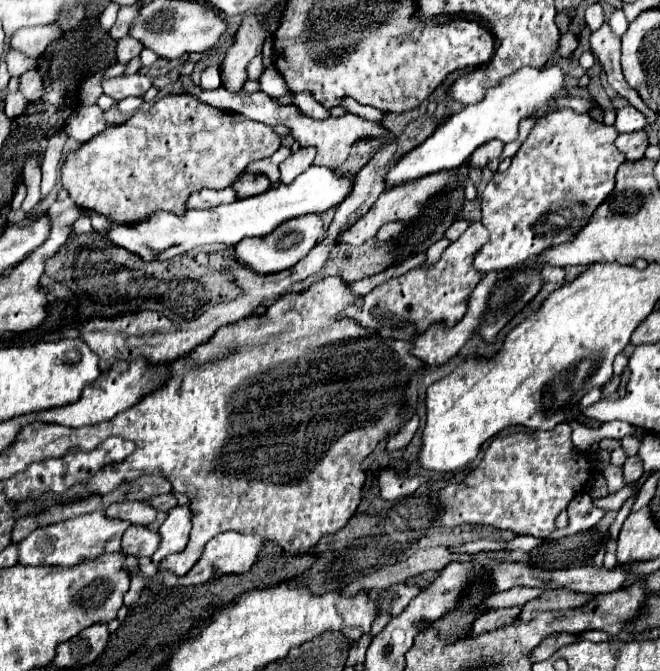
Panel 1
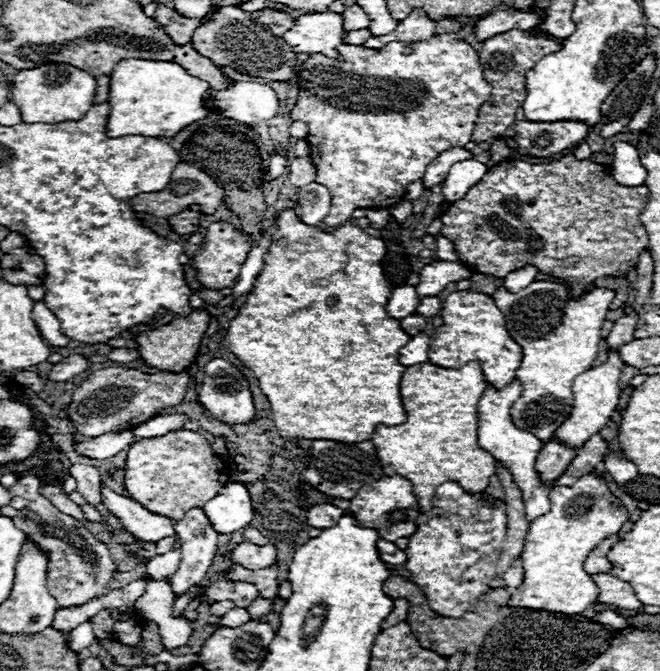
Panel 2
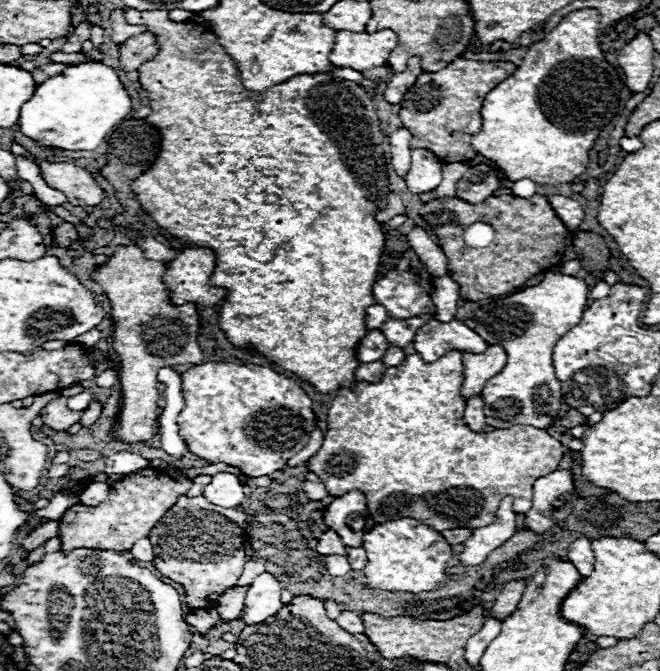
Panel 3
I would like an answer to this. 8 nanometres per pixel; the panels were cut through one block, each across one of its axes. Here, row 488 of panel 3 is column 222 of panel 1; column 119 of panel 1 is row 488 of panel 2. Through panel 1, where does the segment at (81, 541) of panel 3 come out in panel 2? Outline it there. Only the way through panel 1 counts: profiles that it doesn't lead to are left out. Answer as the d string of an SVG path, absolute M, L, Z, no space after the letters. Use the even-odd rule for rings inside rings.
M178 430L166 436L142 438L130 446L124 468L124 486L134 500L140 500L140 504L144 504L144 508L148 508L150 512L160 512L162 516L168 516L178 522L184 518L188 510L202 508L208 500L212 500L212 496L220 492L220 488L224 488L230 474L228 468L230 466L224 460L220 460L220 456L212 450L212 444L202 434L192 430Z

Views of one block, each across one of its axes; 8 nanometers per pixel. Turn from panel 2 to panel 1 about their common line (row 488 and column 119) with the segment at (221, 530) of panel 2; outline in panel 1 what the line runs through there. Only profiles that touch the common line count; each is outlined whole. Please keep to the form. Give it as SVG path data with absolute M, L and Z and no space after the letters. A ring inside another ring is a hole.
M310 166L292 184L274 184L266 192L234 202L234 206L218 206L212 210L186 210L184 216L176 216L166 210L156 210L150 216L136 222L108 222L108 228L96 230L104 240L138 254L142 260L170 260L178 254L186 254L206 244L236 246L246 236L266 236L282 222L302 214L322 214L338 206L354 190L354 176L350 172L338 172L324 166Z

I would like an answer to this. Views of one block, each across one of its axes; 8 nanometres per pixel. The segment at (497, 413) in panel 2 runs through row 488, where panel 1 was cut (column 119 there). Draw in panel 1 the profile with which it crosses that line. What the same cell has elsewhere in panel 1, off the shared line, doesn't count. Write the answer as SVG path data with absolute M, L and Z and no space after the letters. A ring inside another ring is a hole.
M100 512L76 516L58 524L36 528L30 536L18 542L18 564L22 566L76 566L86 560L96 560L106 552L120 550L122 534L130 524L110 520Z

